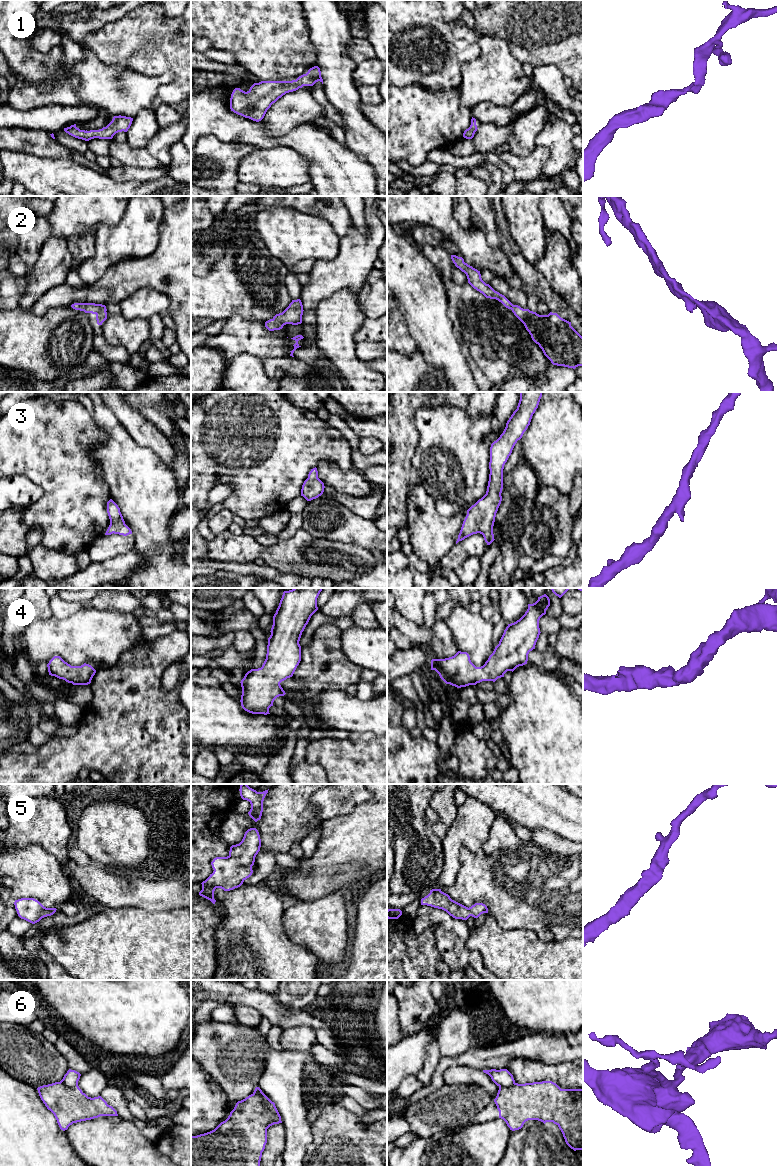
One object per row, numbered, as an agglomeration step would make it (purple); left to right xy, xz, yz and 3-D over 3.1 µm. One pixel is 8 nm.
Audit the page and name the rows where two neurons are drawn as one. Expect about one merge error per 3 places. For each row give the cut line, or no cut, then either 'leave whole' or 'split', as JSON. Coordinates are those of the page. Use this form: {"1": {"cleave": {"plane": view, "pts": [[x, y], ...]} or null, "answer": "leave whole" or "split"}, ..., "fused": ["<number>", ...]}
{"1": {"cleave": null, "answer": "leave whole"}, "2": {"cleave": null, "answer": "leave whole"}, "3": {"cleave": null, "answer": "leave whole"}, "4": {"cleave": null, "answer": "leave whole"}, "5": {"cleave": null, "answer": "leave whole"}, "6": {"cleave": {"plane": "xz", "pts": [[253, 1093], [256, 1093], [269, 1108], [276, 1108]]}, "answer": "split"}, "fused": ["6"]}

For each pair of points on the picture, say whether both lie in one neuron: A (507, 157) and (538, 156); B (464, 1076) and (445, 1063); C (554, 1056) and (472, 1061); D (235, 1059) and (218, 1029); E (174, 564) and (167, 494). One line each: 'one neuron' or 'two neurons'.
A: one neuron
B: two neurons
C: one neuron
D: one neuron
E: one neuron

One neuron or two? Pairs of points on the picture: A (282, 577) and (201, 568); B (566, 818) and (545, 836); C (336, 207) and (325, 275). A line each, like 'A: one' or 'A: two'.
A: one
B: two
C: two

